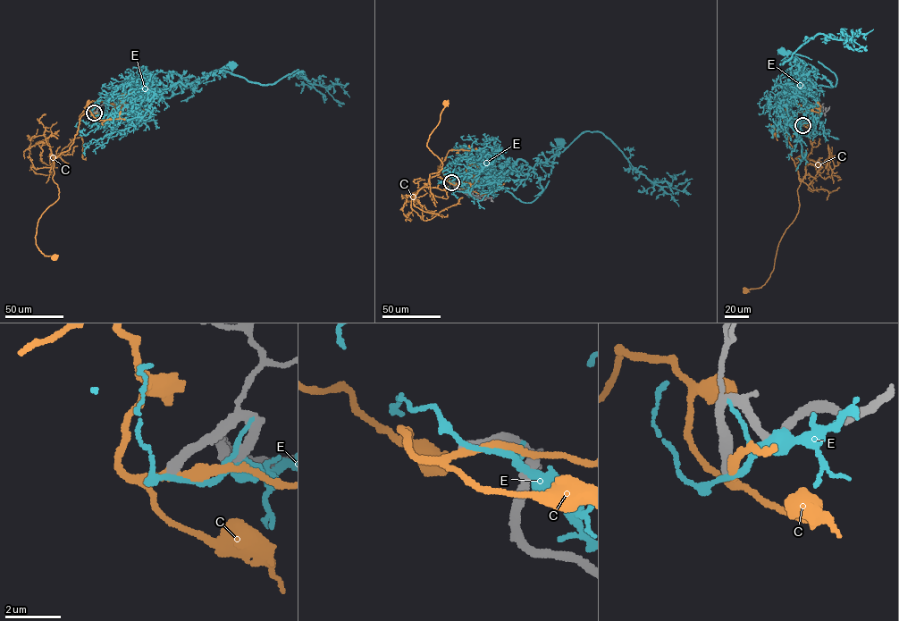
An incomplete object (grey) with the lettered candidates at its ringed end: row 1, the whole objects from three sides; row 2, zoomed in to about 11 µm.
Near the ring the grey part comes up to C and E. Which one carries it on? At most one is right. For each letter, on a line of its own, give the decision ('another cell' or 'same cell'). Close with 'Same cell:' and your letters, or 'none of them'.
C: another cell
E: another cell
Same cell: none of them

